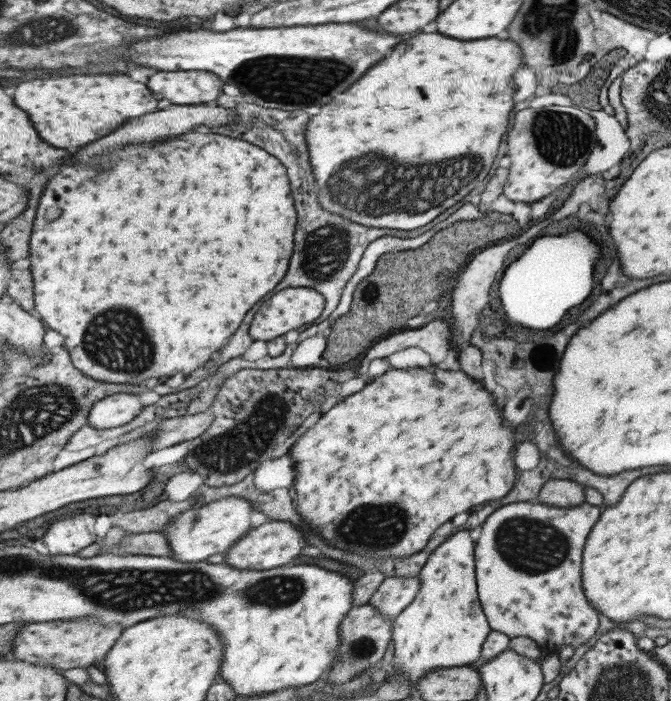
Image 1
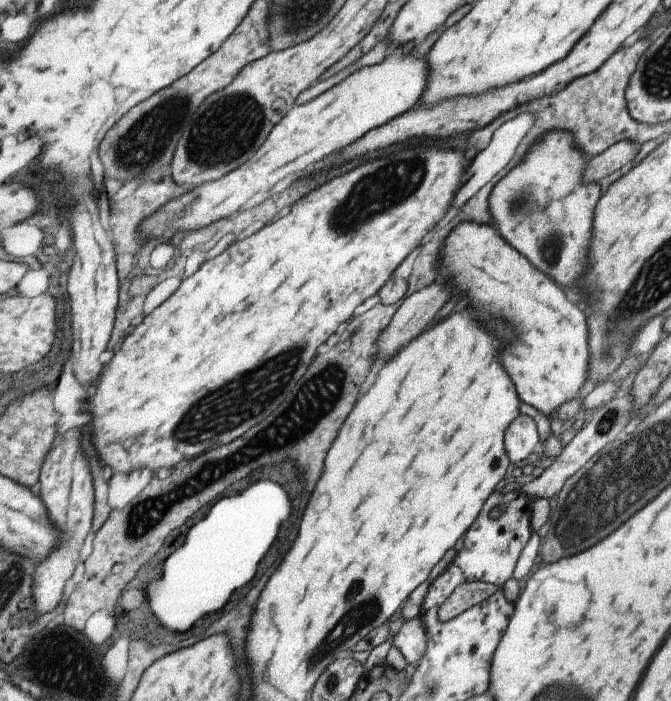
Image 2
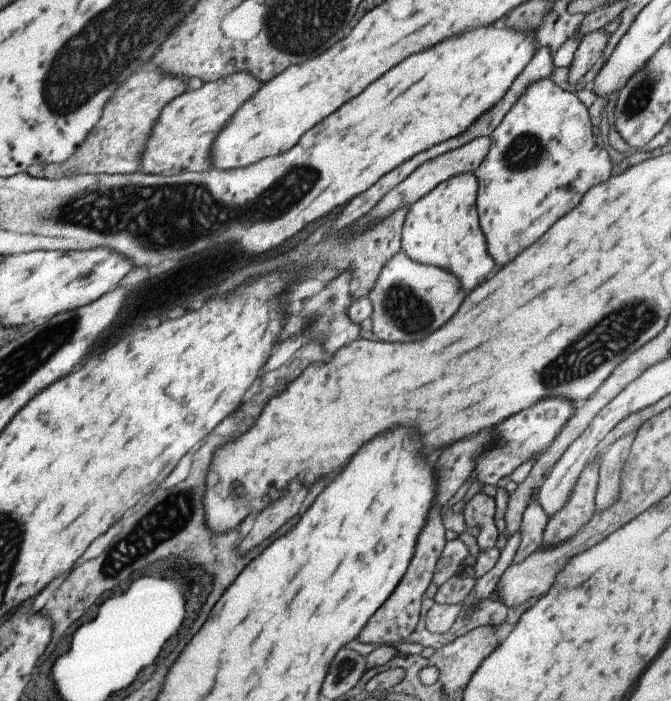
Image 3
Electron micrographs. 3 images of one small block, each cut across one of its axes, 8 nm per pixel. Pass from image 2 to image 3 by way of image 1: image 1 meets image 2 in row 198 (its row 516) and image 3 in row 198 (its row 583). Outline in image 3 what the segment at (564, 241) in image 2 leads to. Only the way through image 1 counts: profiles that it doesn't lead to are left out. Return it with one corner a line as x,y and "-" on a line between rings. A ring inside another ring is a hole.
548,77
529,84
503,116
499,126
491,131
489,150
472,173
478,184
476,213
479,228
495,264
503,266
513,260
521,250
525,250
525,246
543,236
557,218
569,212
586,190
611,176
612,163
605,149
595,146
594,134
587,108
576,93
562,90

